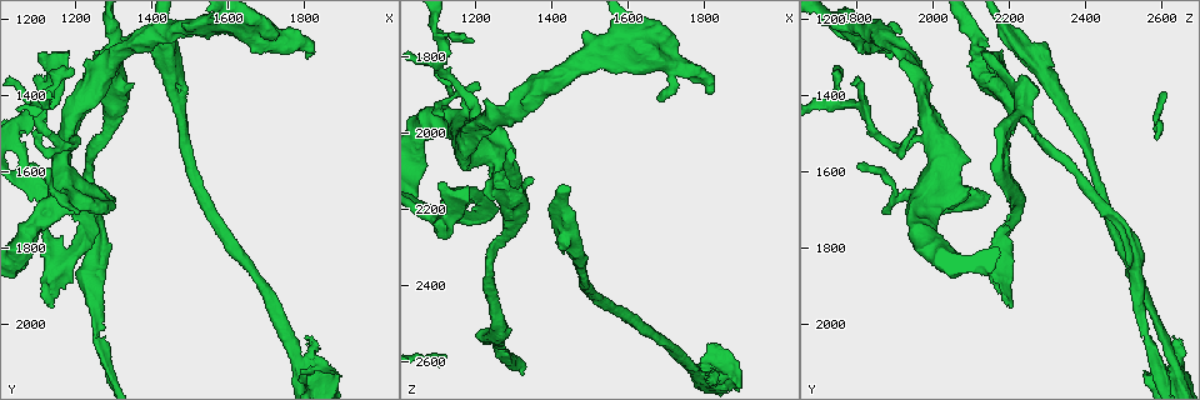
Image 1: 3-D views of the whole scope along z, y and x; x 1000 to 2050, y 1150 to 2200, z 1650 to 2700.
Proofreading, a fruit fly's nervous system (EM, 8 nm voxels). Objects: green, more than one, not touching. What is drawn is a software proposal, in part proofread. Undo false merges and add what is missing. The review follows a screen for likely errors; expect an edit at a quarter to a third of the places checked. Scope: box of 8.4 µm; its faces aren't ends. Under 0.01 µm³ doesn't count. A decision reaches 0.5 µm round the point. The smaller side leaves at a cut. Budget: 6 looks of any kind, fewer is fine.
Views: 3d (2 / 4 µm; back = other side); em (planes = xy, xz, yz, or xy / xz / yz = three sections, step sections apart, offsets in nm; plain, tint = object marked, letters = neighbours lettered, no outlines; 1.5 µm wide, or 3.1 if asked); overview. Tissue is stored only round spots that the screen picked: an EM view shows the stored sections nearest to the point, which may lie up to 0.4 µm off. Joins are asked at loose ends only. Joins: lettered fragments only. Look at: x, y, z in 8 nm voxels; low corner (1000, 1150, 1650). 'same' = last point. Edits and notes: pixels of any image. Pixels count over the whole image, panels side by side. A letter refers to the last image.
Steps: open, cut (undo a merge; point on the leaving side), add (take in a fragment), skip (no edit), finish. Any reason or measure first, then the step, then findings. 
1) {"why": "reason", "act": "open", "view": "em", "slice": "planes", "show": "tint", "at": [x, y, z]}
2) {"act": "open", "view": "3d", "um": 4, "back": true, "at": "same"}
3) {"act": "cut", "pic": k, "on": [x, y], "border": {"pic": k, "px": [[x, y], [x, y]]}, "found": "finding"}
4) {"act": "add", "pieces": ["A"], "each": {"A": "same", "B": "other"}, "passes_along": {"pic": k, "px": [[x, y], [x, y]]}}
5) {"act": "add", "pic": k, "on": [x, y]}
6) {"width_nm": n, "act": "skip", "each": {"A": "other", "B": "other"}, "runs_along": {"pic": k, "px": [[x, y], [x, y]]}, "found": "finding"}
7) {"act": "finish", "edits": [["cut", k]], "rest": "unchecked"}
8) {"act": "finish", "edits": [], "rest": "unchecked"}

{"why": "sudden change in width", "act": "open", "view": "3d", "um": 4, "at": [1265, 1780, 2520]}

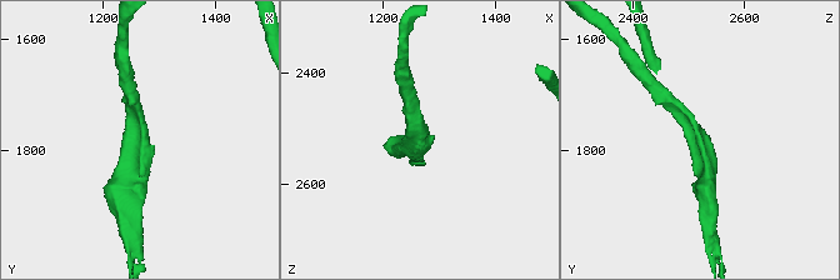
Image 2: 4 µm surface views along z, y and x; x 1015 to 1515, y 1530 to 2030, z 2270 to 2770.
{"arm_widths_nm": [180, 280], "act": "open", "view": "em", "slice": "planes", "show": "tint", "at": [1270, 1780, 2520]}

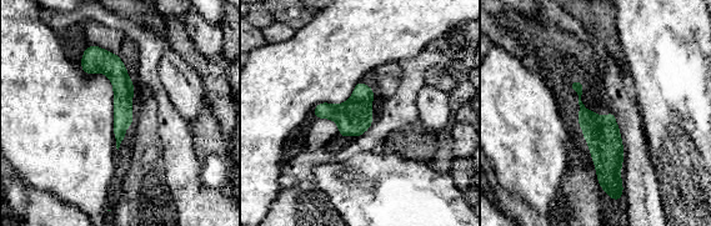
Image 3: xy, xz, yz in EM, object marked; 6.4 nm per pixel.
{"why": "see the neighbours", "act": "open", "view": "em", "slice": "planes", "show": "letters", "at": "same"}

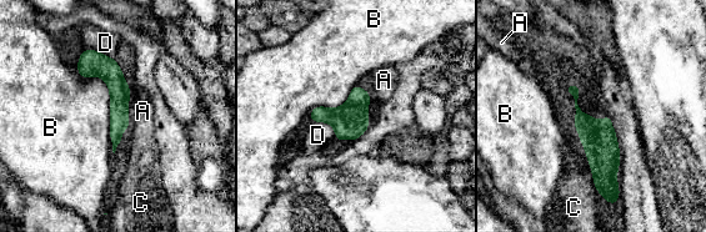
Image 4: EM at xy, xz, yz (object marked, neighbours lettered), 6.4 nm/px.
{"longest_contact_nm": ["B", 600], "act": "skip", "each": {"A": "other", "B": "other", "C": "other", "D": "other"}, "runs_along": {"pic": 4, "px": [[569, 87], [611, 186]]}, "found": "all the same neuron"}

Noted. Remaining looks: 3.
{"why": "narrows sharply", "act": "open", "view": "em", "slice": "planes", "show": "letters", "at": [1080, 1620, 2200]}

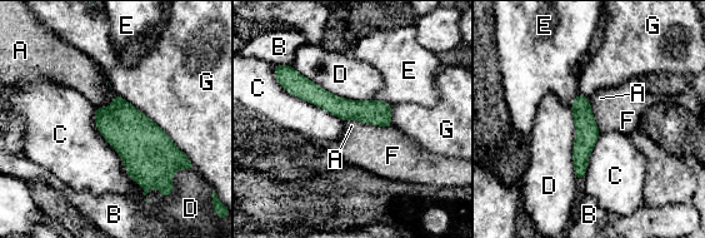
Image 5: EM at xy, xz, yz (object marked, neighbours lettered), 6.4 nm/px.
{"longest_contact_nm": ["G", 650], "act": "skip", "each": {"A": "other", "B": "other", "C": "other", "D": "other", "E": "other", "F": "other", "G": "other"}, "border": {"pic": 5, "px": [[344, 120], [358, 119], [393, 128]]}, "found": "all the same neuron"}

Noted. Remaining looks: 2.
{"why": "abrupt turn", "act": "open", "view": "3d", "um": 4, "at": [1170, 1530, 1900]}

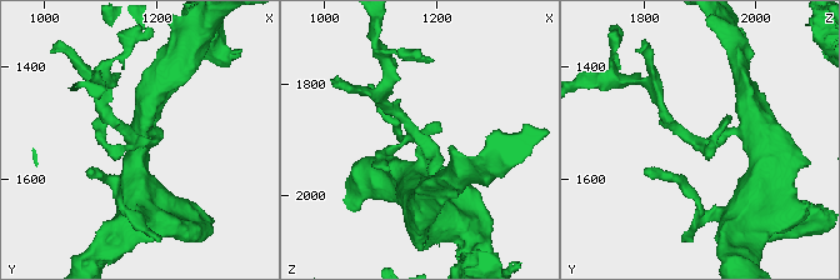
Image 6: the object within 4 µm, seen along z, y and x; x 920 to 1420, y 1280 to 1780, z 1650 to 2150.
{"act": "open", "view": "em", "slice": "planes", "show": "letters", "at": [1170, 1525, 1895]}

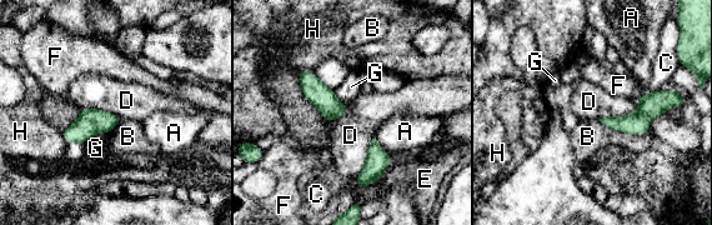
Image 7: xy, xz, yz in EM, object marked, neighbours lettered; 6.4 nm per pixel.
{"width_nm": 150, "longest_contact_nm": ["D", 340], "act": "skip", "each": {"A": "other", "B": "other", "C": "other", "D": "other", "E": "other", "F": "other", "G": "other", "H": "other"}, "found": "one neuron here"}

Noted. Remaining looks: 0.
{"act": "finish", "edits": [], "rest": "unchecked"}

